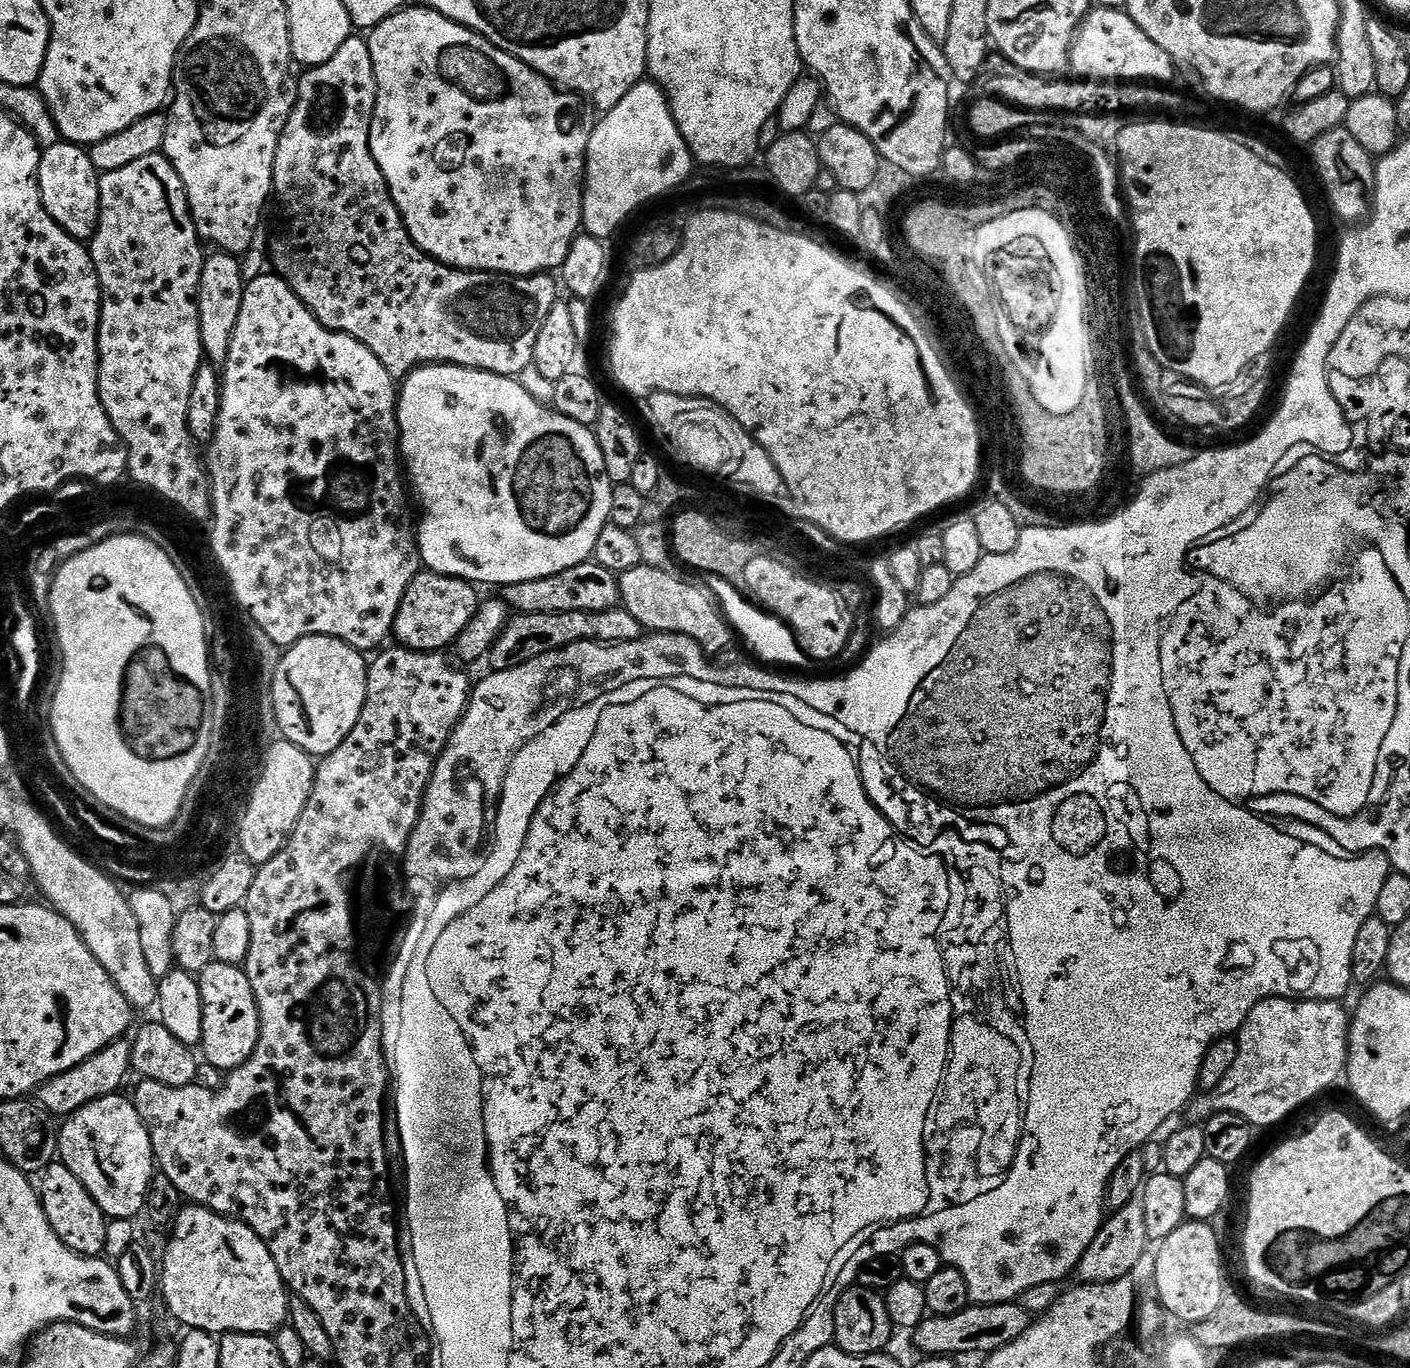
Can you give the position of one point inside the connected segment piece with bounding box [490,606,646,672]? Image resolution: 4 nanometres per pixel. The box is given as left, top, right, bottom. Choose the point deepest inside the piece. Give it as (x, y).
(527, 636)

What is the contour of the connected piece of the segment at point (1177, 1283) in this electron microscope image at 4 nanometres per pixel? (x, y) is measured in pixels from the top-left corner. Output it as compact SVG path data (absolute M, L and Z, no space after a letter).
M1185 1222L1170 1234L1170 1238L1159 1241L1156 1252L1156 1292L1160 1305L1169 1317L1177 1316L1184 1324L1195 1326L1218 1306L1226 1291L1224 1285L1224 1260L1220 1257L1222 1241L1214 1236L1208 1222Z

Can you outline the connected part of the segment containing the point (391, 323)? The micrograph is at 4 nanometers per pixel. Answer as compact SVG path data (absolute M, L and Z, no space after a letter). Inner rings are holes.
M353 34L346 38L346 42L342 42L342 46L338 46L338 54L334 54L334 58L330 58L330 62L320 64L317 68L308 68L305 71L305 76L299 77L296 85L296 105L290 114L290 118L286 122L286 126L282 130L282 138L278 142L278 154L274 154L274 182L272 190L274 193L275 203L280 203L284 207L284 212L288 216L292 216L292 221L288 224L288 233L285 236L280 236L273 242L270 247L270 264L274 269L275 275L282 277L290 286L290 290L294 290L294 294L298 294L298 298L306 307L316 315L318 322L322 322L322 326L326 326L335 332L345 332L347 336L358 338L358 342L362 342L362 346L366 346L374 354L374 358L378 358L378 362L382 362L382 366L386 366L386 370L393 378L403 378L409 376L415 368L423 368L426 364L457 364L463 368L473 368L474 370L482 370L490 374L498 374L499 376L511 376L519 378L527 368L533 367L534 364L534 346L538 342L538 334L542 334L542 322L546 322L546 314L550 314L550 310L558 302L556 296L556 284L558 288L558 280L552 274L537 274L535 276L501 276L498 272L468 272L464 268L452 268L449 264L442 264L439 260L428 256L419 248L418 245L412 242L410 234L404 225L404 219L400 216L398 206L394 202L394 198L388 189L386 178L382 174L382 170L378 170L378 162L374 162L374 154L370 150L370 126L372 125L372 115L376 109L376 79L374 78L374 62L370 58L370 50L368 49L367 39L363 35Z

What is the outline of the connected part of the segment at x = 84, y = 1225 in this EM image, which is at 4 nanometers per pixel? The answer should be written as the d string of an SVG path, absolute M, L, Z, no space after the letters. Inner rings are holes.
M53 1162L47 1170L42 1173L38 1180L38 1191L40 1201L46 1210L46 1218L50 1218L50 1226L54 1226L54 1234L83 1256L99 1257L106 1246L106 1226L109 1217L105 1216L104 1211L94 1202L94 1198L74 1178L74 1174L65 1164Z

